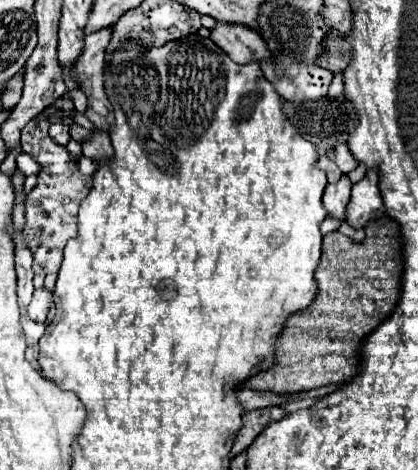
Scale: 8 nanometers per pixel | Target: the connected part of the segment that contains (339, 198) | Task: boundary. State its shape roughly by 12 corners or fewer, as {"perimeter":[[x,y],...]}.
{"perimeter":[[343,175],[327,185],[323,207],[327,215],[345,221],[351,181]]}

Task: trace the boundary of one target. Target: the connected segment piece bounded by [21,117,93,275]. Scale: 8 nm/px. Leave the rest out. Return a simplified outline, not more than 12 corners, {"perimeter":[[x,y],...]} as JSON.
{"perimeter":[[33,119],[21,149],[39,163],[25,197],[33,271],[59,271],[91,189],[49,123]]}

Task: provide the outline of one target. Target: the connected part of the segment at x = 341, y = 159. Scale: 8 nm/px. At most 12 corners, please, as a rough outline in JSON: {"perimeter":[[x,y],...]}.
{"perimeter":[[345,143],[327,151],[343,173],[359,165]]}

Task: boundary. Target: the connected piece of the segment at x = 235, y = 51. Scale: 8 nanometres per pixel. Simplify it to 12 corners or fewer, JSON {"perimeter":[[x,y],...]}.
{"perimeter":[[221,23],[211,39],[235,63],[261,61],[269,55],[259,31]]}

